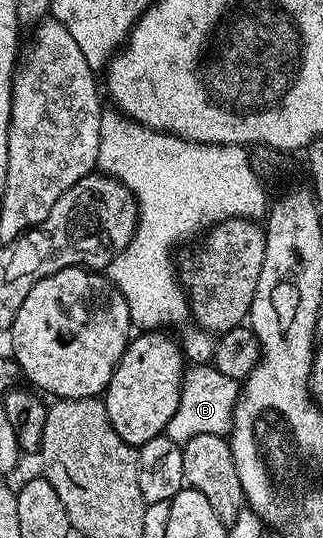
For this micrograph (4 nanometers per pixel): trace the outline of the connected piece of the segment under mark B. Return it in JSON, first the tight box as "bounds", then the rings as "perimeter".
{"bounds":[164,363,239,445],"perimeter":[[[209,363],[187,367],[182,377],[182,393],[176,406],[176,414],[172,414],[164,435],[183,445],[196,438],[196,434],[220,436],[229,433],[239,391],[239,381],[230,379]]]}

